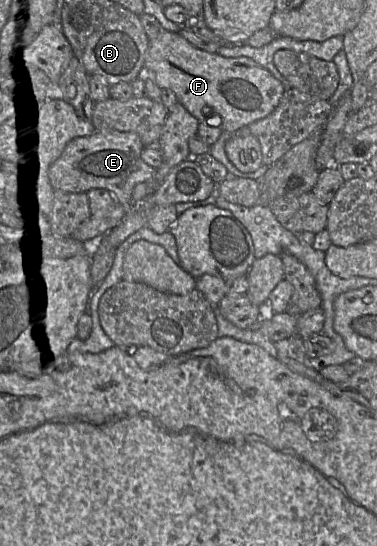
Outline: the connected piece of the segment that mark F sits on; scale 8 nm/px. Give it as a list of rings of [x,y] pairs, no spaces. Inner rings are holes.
[[[164,30],[149,42],[142,76],[153,79],[161,89],[172,90],[178,102],[198,121],[207,120],[207,124],[218,124],[217,117],[220,117],[223,131],[233,133],[225,144],[225,152],[238,170],[252,173],[263,165],[260,142],[250,132],[248,125],[268,116],[285,92],[283,84],[268,70],[249,57],[226,58],[217,53],[206,52],[192,45],[180,34]]]

